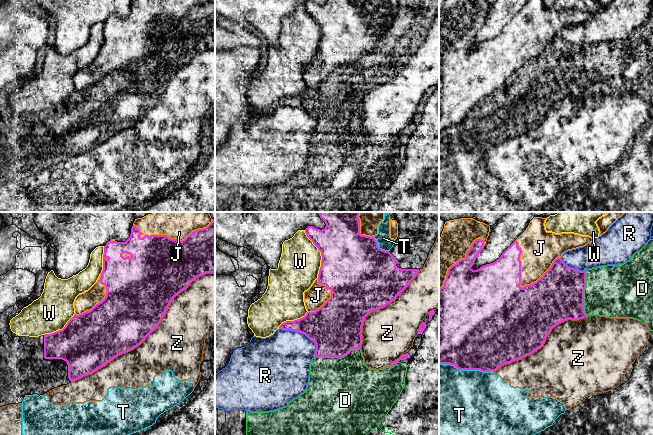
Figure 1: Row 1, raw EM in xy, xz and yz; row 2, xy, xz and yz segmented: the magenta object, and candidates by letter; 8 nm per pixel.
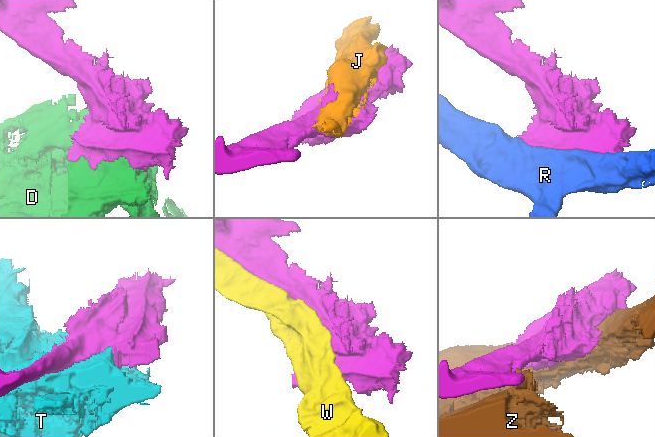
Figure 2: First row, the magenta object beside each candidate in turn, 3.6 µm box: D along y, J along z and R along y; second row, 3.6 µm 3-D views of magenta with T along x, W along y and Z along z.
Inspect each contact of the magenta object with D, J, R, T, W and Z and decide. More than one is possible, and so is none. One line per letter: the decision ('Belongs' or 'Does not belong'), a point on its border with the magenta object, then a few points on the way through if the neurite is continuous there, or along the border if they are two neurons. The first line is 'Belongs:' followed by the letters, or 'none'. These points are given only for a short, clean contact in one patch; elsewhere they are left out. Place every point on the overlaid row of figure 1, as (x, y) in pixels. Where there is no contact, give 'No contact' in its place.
Belongs: J
D: Does not belong. Touches magenta at xz (336, 356)
J: Belongs. Touches magenta at xy (170, 238)
R: Does not belong. Touches magenta at xz (303, 333)
T: Does not belong. Touches magenta at yz (466, 369)
W: Does not belong. Touches magenta at xz (321, 254)
Z: Does not belong. Touches magenta at xy (148, 334)

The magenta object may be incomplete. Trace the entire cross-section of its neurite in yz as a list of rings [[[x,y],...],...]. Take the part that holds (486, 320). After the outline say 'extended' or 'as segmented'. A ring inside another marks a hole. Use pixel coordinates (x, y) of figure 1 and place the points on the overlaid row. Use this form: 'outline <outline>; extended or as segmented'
outline [[[534,217],[499,259],[477,270],[471,267],[486,244],[490,226],[473,218],[445,222],[439,238],[439,364],[450,364],[459,370],[494,372],[502,365],[522,359],[541,348],[557,324],[568,319],[580,320],[586,316],[586,271],[568,267],[561,256],[594,239],[574,233],[547,232],[545,220],[546,218]]]; extended

